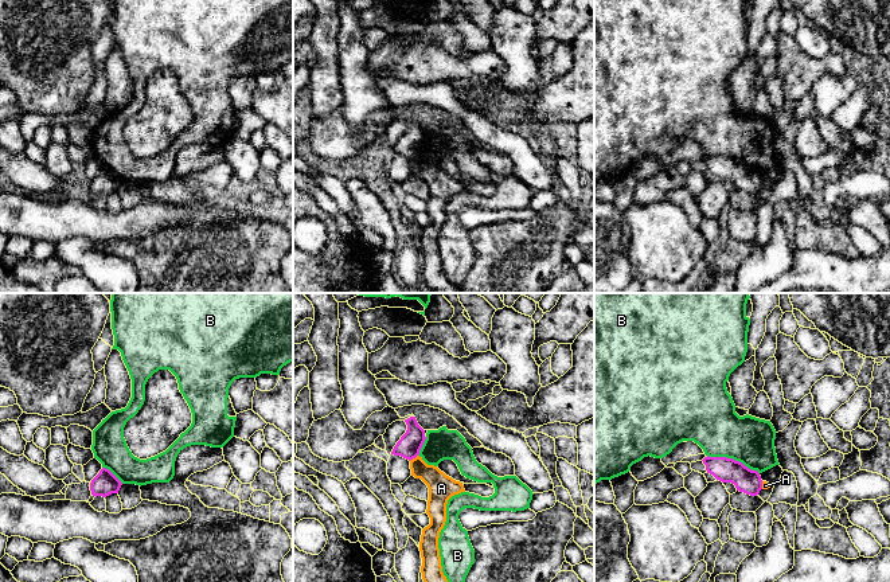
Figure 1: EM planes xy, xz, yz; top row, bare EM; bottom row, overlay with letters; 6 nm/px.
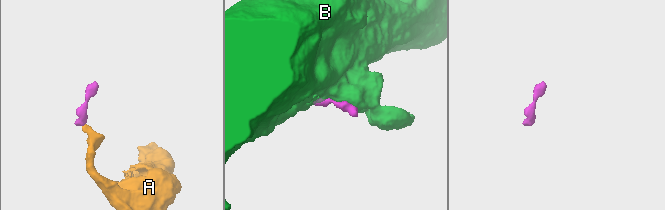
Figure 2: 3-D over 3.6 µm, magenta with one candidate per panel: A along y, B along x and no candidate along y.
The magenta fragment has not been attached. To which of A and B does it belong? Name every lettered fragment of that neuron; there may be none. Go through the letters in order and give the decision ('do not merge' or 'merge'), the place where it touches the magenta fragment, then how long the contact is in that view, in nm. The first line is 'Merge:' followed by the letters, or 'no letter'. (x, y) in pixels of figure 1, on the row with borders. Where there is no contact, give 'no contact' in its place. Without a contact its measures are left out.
Merge: A
A: merge; contact xz (413, 457); length 70 nm
B: do not merge; contact yz (732, 459); length 340 nm

